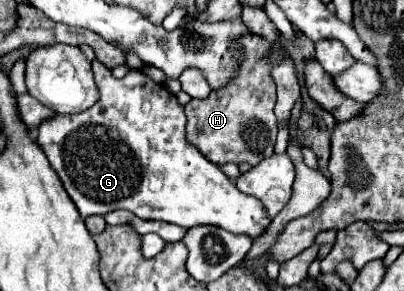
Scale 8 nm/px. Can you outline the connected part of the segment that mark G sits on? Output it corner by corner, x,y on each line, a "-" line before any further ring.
97,59
91,61
95,83
99,89
99,101
83,113
53,115
37,127
37,141
41,143
51,167
59,175
71,201
77,205
81,217
105,215
115,209
127,209
141,219
157,219
185,229
195,225
217,225
231,233
245,233
259,237
271,223
261,203
255,197
239,193
235,183
207,157
203,157
187,139
187,117
183,105
163,83
155,83
139,69
131,69
123,79
111,75

